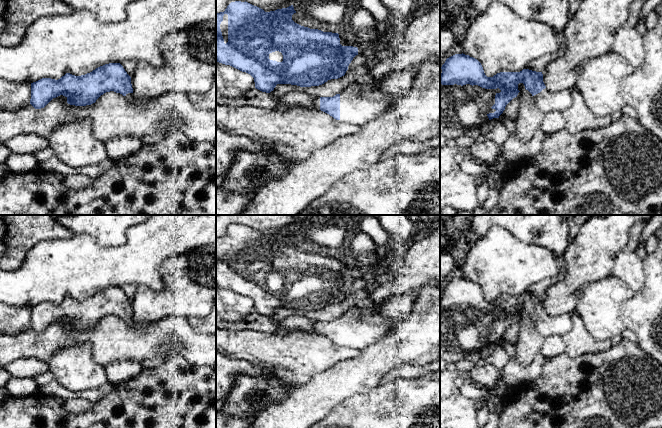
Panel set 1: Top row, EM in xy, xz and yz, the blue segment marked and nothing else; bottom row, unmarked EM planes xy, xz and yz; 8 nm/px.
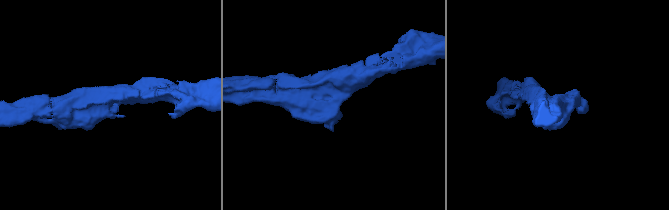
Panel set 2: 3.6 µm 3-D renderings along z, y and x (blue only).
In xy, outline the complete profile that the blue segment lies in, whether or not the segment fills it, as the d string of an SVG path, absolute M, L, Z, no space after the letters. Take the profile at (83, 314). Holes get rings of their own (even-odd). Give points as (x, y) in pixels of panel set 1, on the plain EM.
M120 287L105 288L81 300L66 297L58 304L42 302L33 306L30 328L35 333L41 333L53 322L63 319L70 329L86 330L110 315L122 318L130 328L136 326L131 301Z

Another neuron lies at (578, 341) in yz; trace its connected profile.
M575 312L569 314L572 321L571 329L563 335L565 352L576 358L586 353L605 351L612 346L611 340L596 341L586 328L583 319Z

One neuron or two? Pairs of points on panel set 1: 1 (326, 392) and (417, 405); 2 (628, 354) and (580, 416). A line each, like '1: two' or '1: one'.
1: two
2: one

